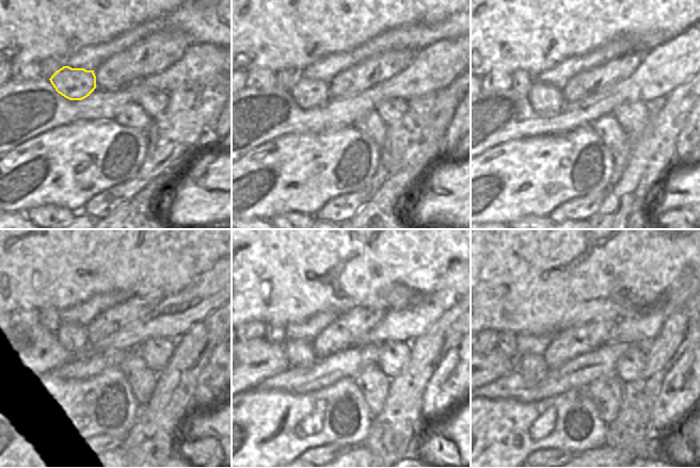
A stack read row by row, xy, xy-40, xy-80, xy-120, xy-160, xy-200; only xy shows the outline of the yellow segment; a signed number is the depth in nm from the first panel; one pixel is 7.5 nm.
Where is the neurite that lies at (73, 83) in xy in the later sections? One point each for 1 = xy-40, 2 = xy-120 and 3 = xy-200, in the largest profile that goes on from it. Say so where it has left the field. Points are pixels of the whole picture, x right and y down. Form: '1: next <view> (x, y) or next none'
1: next xy-40 (307, 93)
2: next xy-120 (73, 337)
3: next xy-200 (533, 369)

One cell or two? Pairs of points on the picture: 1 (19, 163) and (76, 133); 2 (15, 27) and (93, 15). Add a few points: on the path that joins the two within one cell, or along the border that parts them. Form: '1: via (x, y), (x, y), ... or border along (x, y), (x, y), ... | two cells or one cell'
1: via (33, 157), (38, 154), (56, 154), (62, 147) | one cell
2: via (34, 15), (74, 15) | one cell

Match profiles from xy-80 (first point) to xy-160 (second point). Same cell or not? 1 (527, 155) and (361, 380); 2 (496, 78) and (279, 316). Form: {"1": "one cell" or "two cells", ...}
{"1": "two cells", "2": "two cells"}

